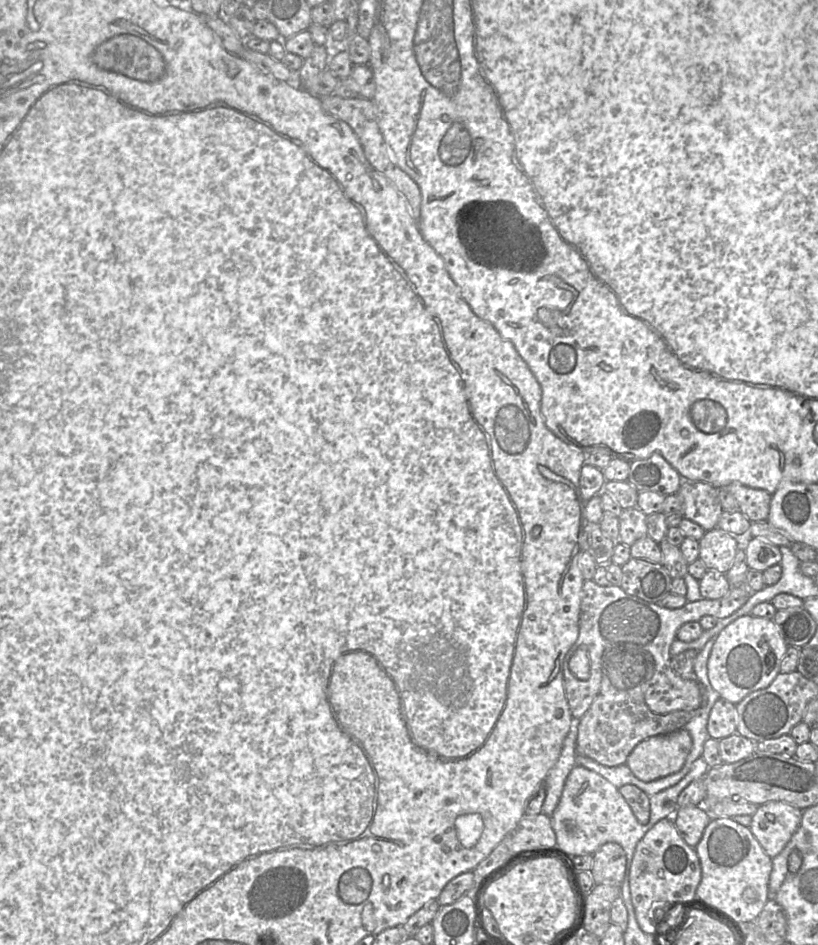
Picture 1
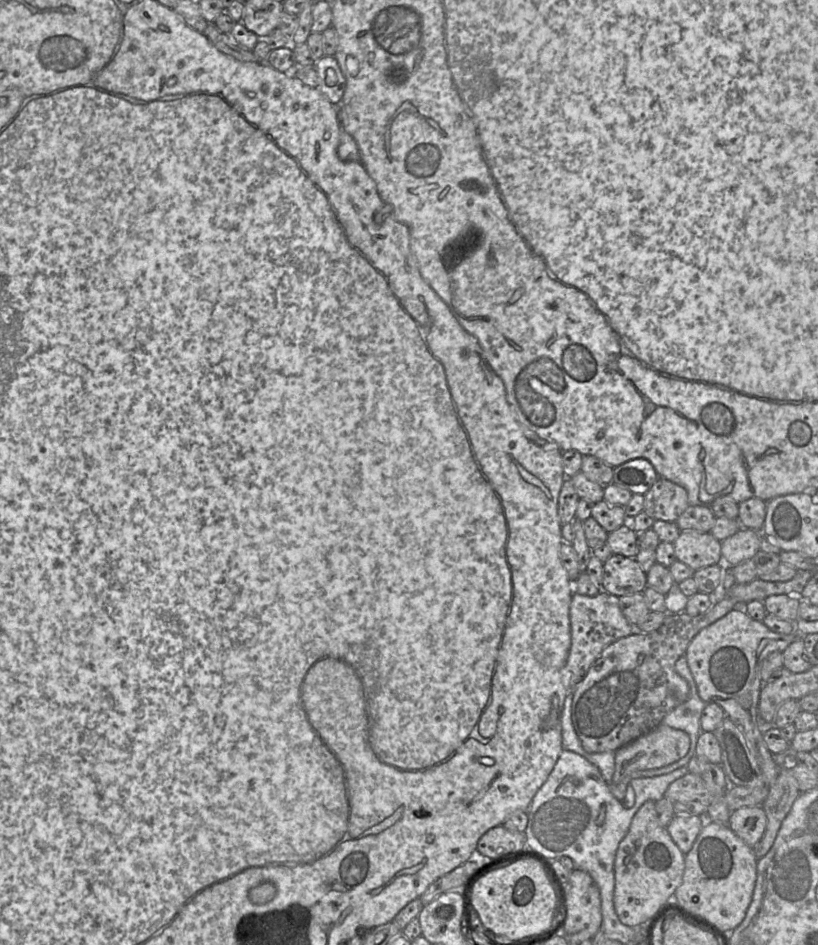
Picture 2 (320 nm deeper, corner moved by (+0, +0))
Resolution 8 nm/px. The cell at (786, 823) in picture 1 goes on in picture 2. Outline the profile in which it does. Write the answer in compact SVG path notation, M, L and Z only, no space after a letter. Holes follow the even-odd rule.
M761 806L742 807L730 814L730 829L748 846L753 848L762 838L767 817Z

